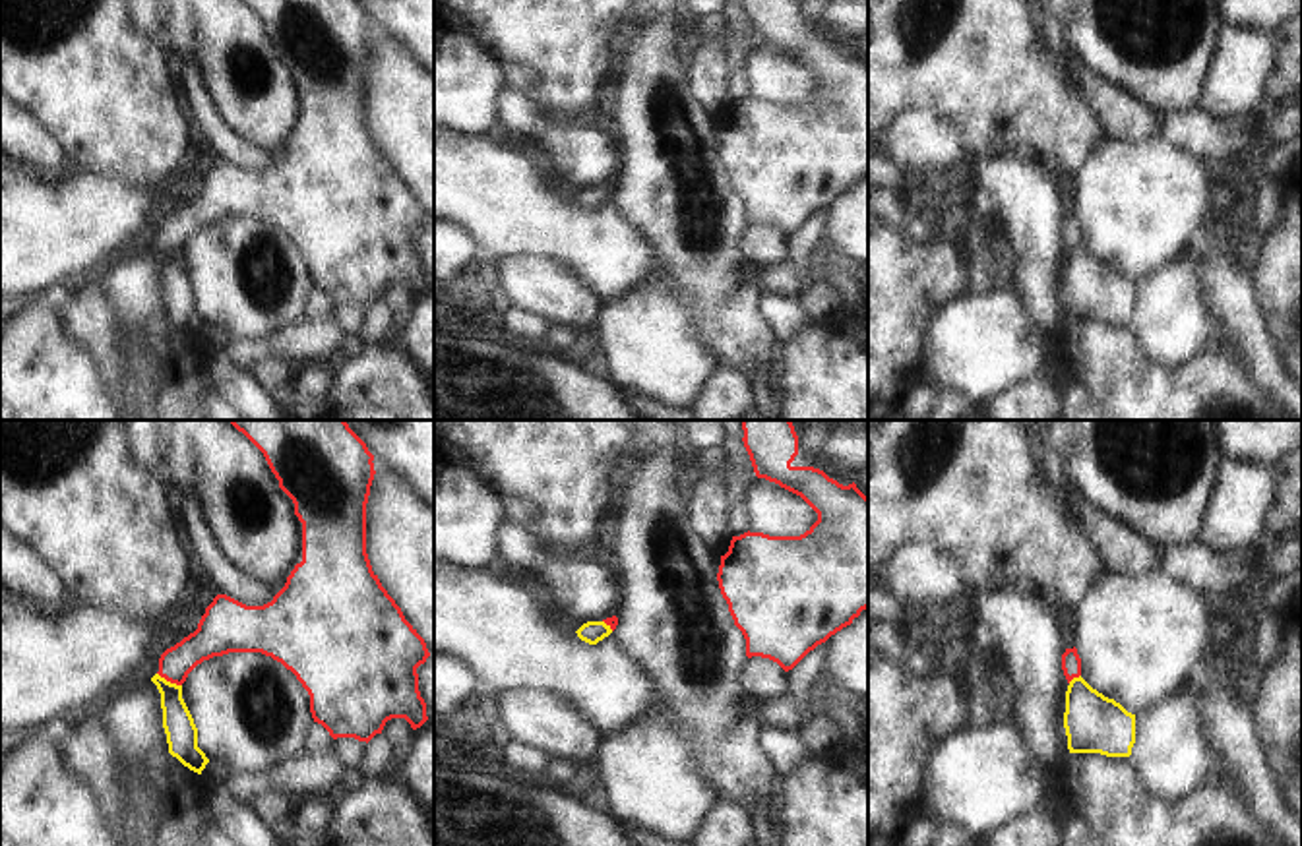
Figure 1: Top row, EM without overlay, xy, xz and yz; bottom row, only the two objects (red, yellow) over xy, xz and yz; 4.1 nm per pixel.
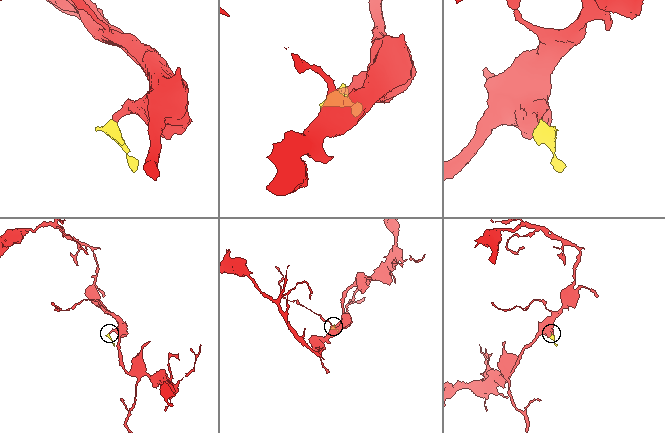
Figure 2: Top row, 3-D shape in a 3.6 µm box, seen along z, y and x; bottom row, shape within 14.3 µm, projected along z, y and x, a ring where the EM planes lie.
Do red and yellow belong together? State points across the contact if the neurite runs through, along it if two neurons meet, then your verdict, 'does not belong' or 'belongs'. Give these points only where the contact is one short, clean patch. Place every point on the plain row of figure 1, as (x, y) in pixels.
runs through xy (212, 204), (169, 246), (171, 270), (179, 291); belongs

